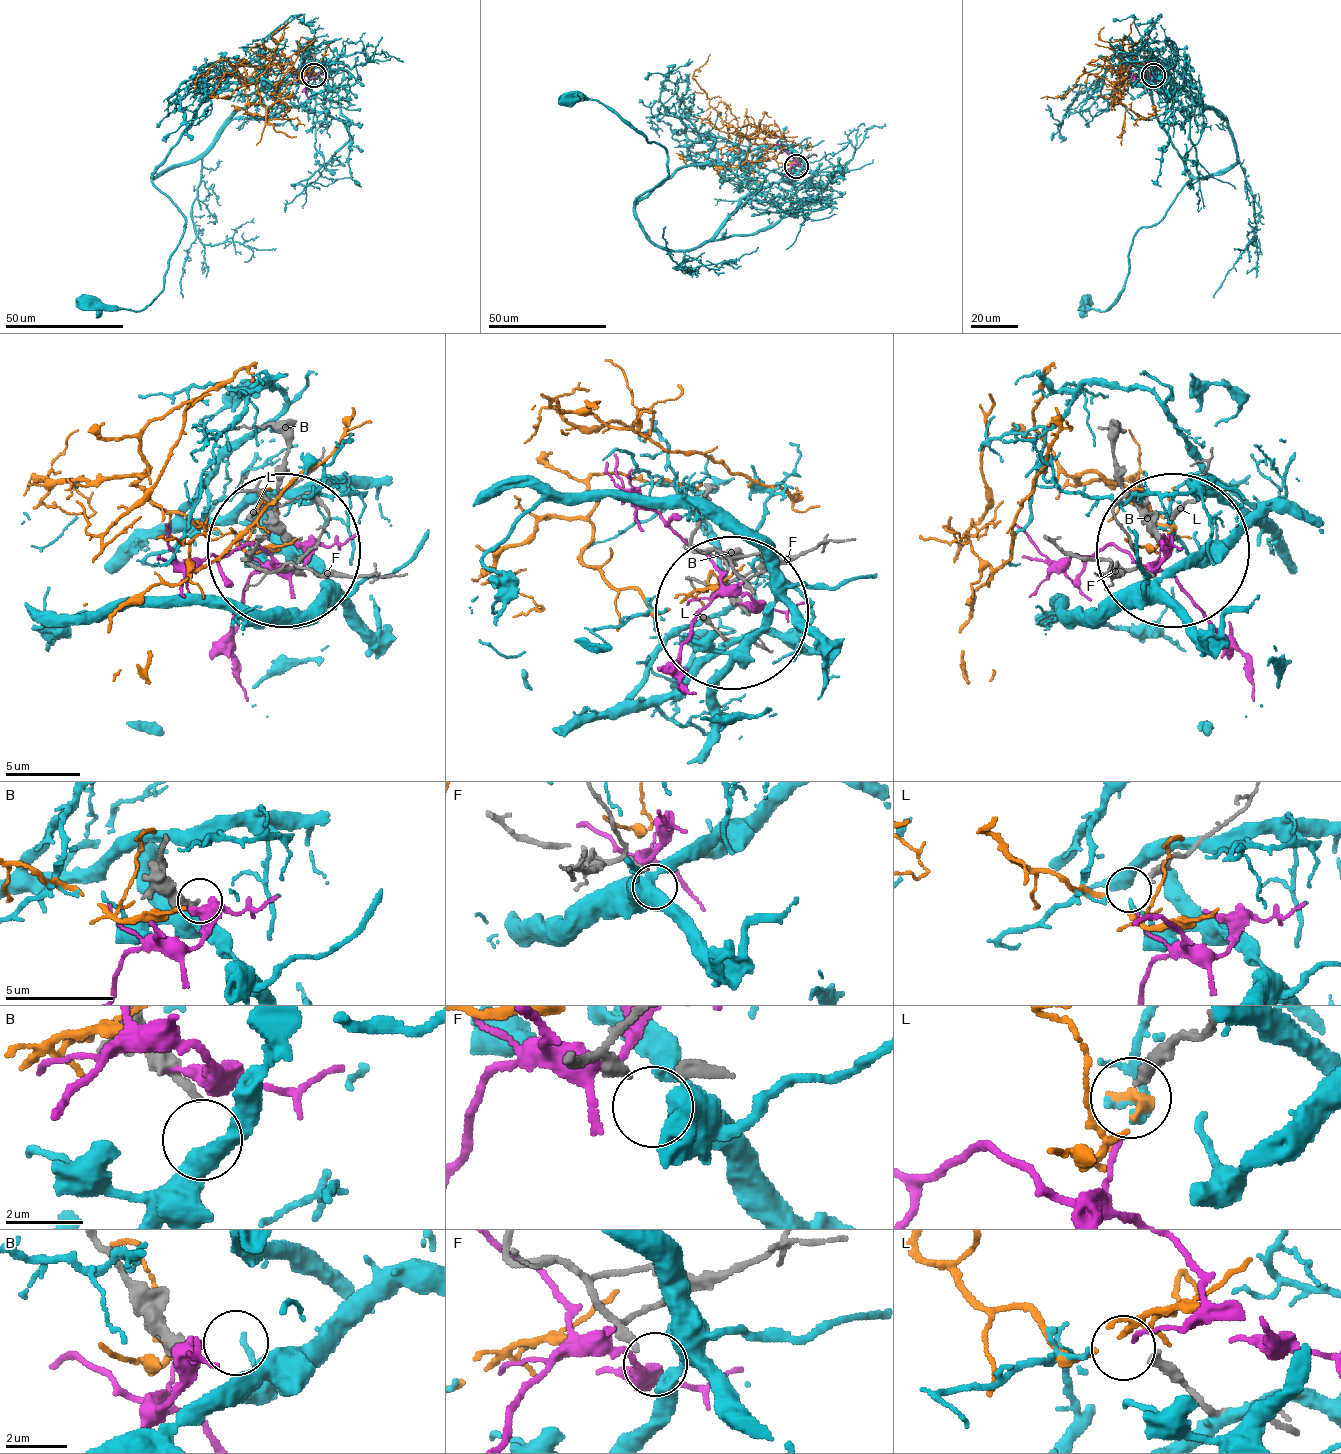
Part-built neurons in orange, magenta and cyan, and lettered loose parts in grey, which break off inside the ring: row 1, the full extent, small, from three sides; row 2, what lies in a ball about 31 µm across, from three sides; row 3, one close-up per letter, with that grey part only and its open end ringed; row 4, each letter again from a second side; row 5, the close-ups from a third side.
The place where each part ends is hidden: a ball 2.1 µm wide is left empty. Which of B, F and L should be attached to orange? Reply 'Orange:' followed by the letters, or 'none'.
Orange: none

